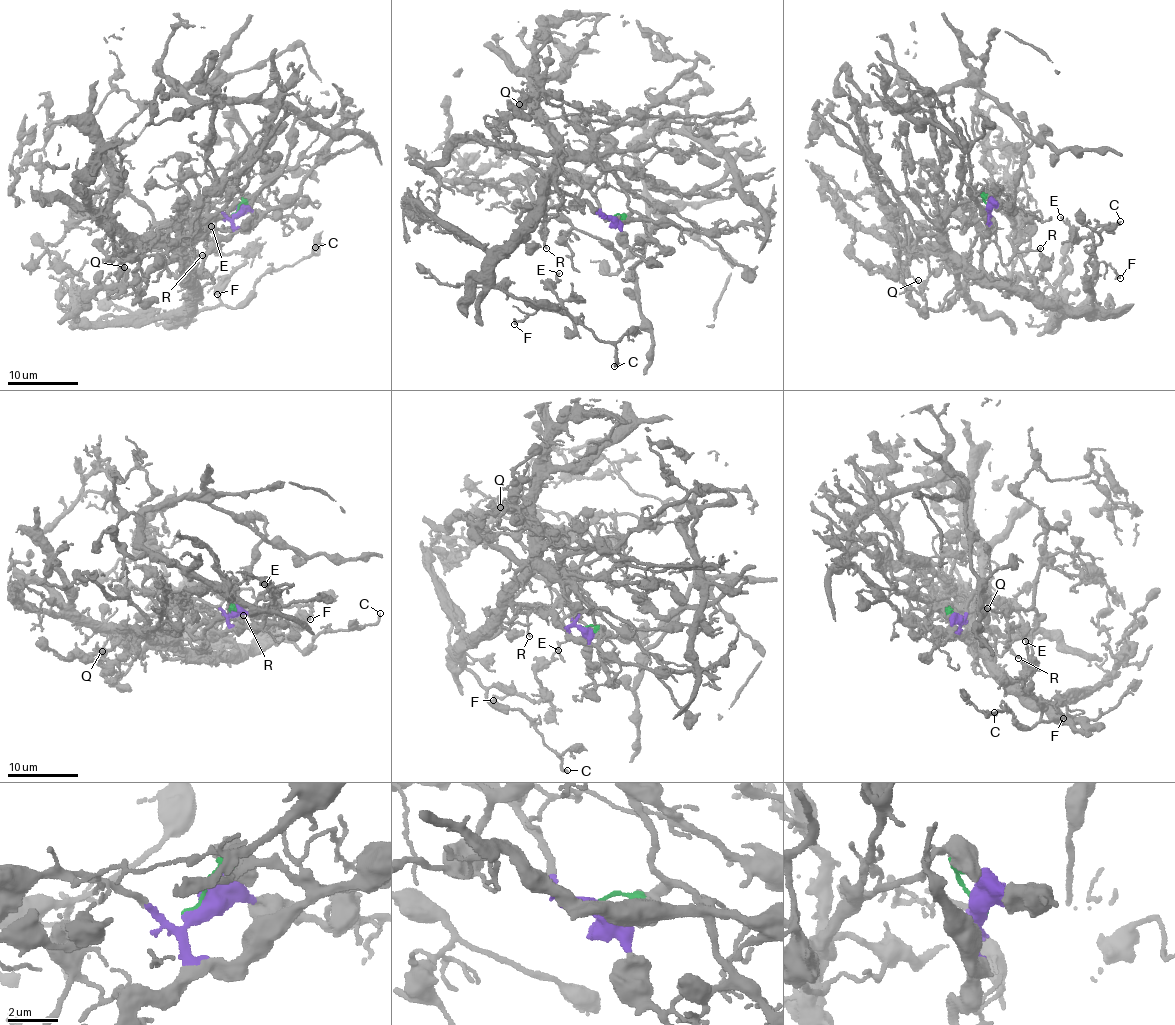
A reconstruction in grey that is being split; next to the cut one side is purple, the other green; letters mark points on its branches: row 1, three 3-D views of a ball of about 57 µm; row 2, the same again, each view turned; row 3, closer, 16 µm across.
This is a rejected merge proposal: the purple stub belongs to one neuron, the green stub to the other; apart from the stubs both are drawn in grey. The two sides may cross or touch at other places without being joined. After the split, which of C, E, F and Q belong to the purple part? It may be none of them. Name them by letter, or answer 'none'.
C, E, F

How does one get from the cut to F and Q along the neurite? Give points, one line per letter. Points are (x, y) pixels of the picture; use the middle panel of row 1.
F: (609, 218), (571, 194), (547, 196), (533, 229), (493, 267), (493, 285), (530, 299), (536, 310), (514, 324)
Q: (609, 218), (631, 213), (625, 182), (594, 152), (587, 134), (562, 109), (544, 99), (522, 94), (518, 104)

